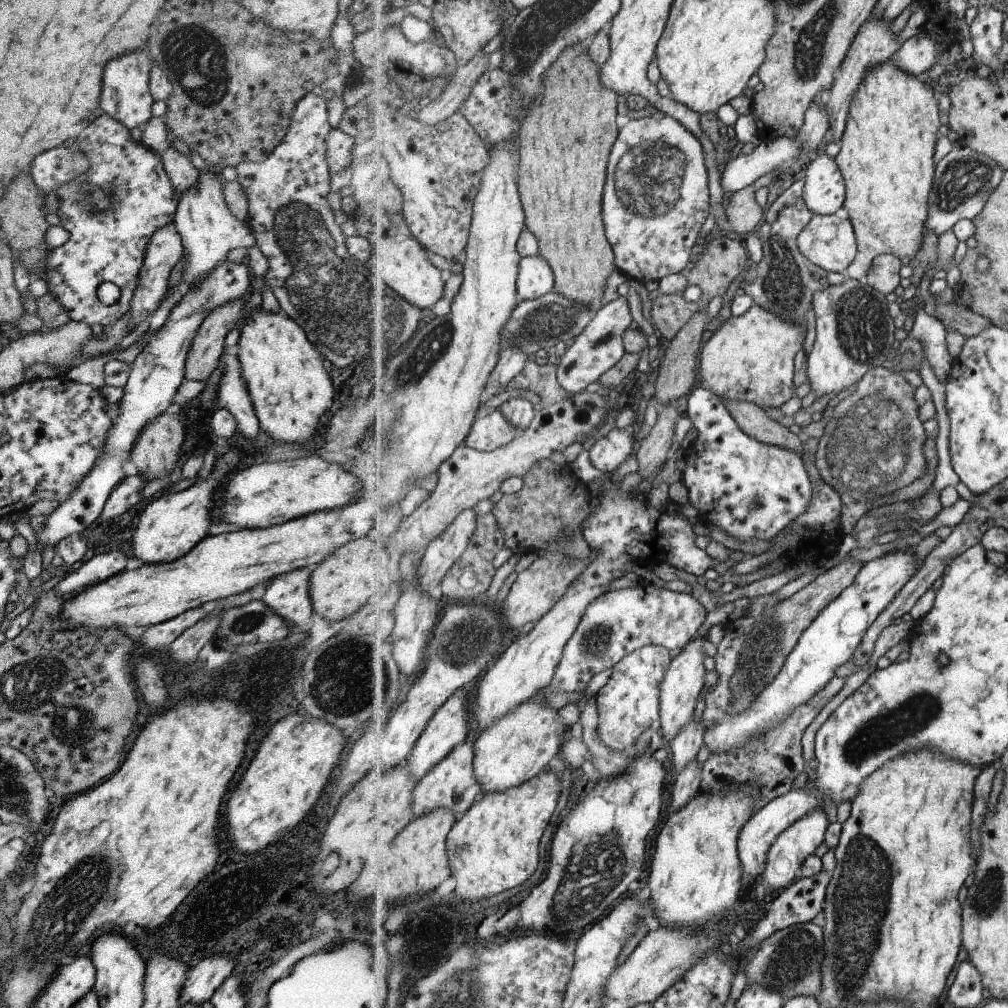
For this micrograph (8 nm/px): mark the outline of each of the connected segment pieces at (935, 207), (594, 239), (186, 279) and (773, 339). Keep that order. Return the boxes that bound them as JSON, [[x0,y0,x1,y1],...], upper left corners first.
[[927,147,1005,236],[519,43,622,308],[171,169,255,292],[699,305,805,408]]

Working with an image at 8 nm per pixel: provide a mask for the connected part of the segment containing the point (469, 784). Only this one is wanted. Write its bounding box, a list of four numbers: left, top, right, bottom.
[413,742,483,820]

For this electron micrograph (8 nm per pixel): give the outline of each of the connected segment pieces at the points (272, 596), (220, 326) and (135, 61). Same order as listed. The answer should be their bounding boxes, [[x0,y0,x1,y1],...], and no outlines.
[[261,568,312,633],[184,299,242,380],[99,50,153,131]]

